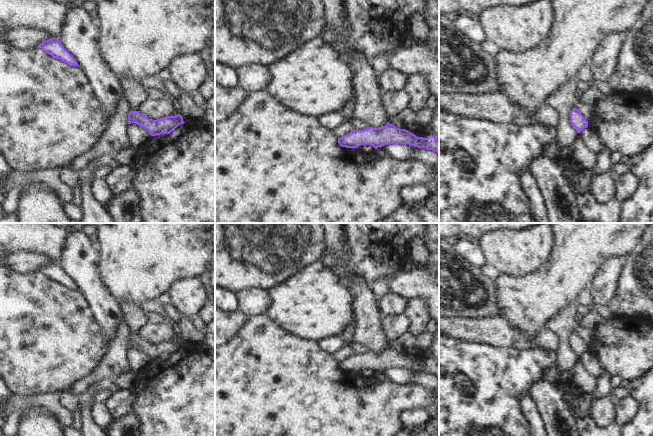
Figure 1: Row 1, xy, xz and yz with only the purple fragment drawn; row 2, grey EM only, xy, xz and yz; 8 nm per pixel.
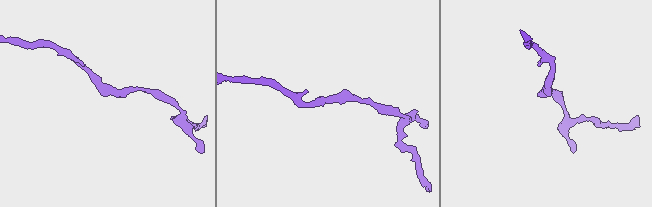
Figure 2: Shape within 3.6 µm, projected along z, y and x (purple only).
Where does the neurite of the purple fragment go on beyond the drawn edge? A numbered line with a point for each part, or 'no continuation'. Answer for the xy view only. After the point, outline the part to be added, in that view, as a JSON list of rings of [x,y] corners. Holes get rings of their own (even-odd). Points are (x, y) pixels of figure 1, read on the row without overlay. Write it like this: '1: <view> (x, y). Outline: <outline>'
no continuation

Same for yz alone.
no continuation

